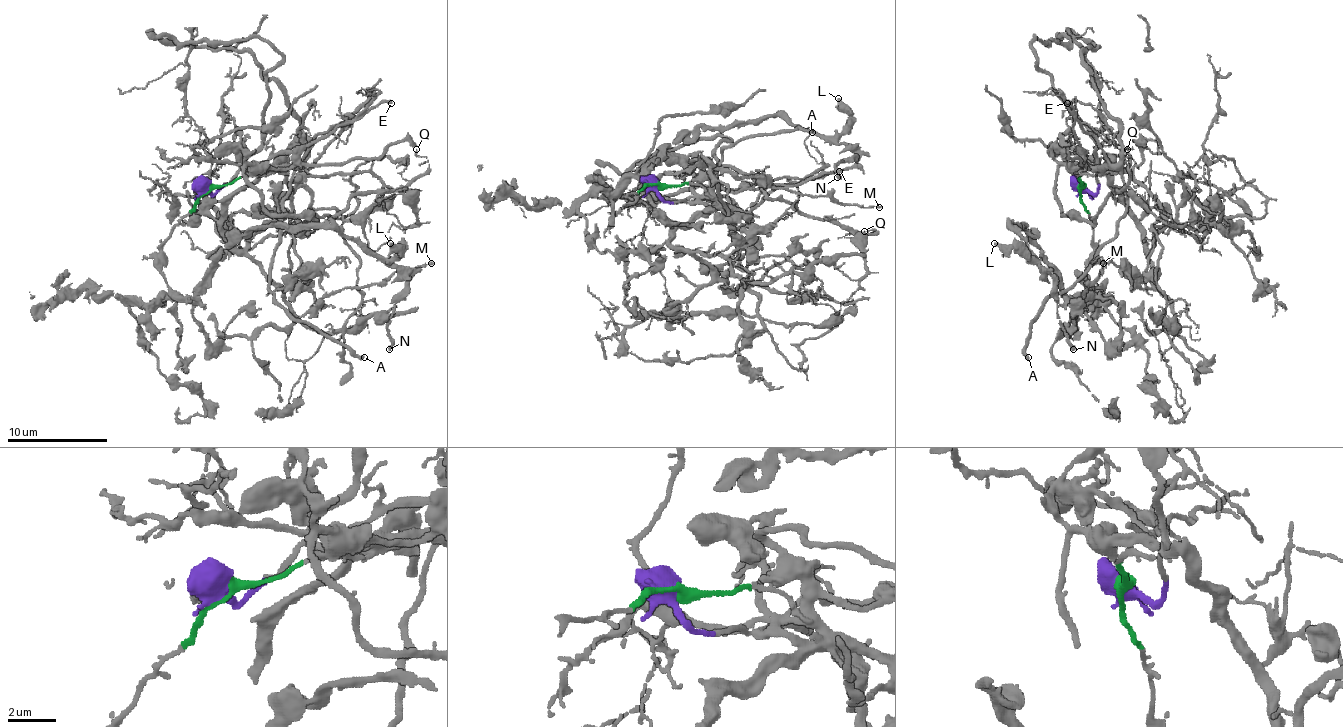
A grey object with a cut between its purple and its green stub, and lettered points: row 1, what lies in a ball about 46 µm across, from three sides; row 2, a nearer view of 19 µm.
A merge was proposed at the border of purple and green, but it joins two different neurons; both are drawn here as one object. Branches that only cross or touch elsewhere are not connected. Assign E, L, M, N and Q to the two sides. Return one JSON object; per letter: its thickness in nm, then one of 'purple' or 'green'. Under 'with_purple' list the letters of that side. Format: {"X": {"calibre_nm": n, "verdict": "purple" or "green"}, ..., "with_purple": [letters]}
{"E": {"calibre_nm": 220, "verdict": "purple"}, "L": {"calibre_nm": 340, "verdict": "green"}, "M": {"calibre_nm": 150, "verdict": "green"}, "N": {"calibre_nm": 280, "verdict": "green"}, "Q": {"calibre_nm": 130, "verdict": "purple"}, "with_purple": ["E", "Q"]}

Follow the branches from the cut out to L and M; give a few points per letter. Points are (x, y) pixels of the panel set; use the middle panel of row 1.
L: (657, 183), (609, 198), (672, 140), (702, 128), (785, 115), (837, 135), (847, 123), (837, 98)
M: (657, 183), (609, 198), (609, 190), (654, 170), (707, 168), (880, 208)

